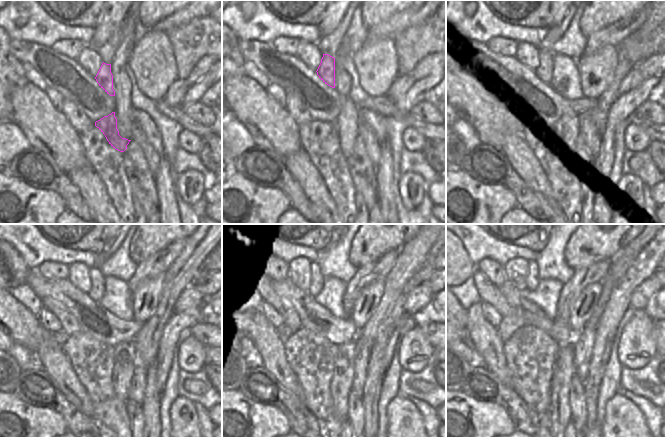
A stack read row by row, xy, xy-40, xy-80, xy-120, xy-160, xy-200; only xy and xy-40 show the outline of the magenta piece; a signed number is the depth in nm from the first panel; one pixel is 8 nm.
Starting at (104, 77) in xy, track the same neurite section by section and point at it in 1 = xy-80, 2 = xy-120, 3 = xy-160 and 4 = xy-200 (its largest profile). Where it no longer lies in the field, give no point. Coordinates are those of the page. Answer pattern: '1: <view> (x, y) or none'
1: xy-80 (545, 70)
2: xy-120 (97, 290)
3: xy-160 (317, 279)
4: xy-200 (532, 280)

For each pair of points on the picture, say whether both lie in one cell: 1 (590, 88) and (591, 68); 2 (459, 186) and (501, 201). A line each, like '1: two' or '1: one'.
1: one
2: one

